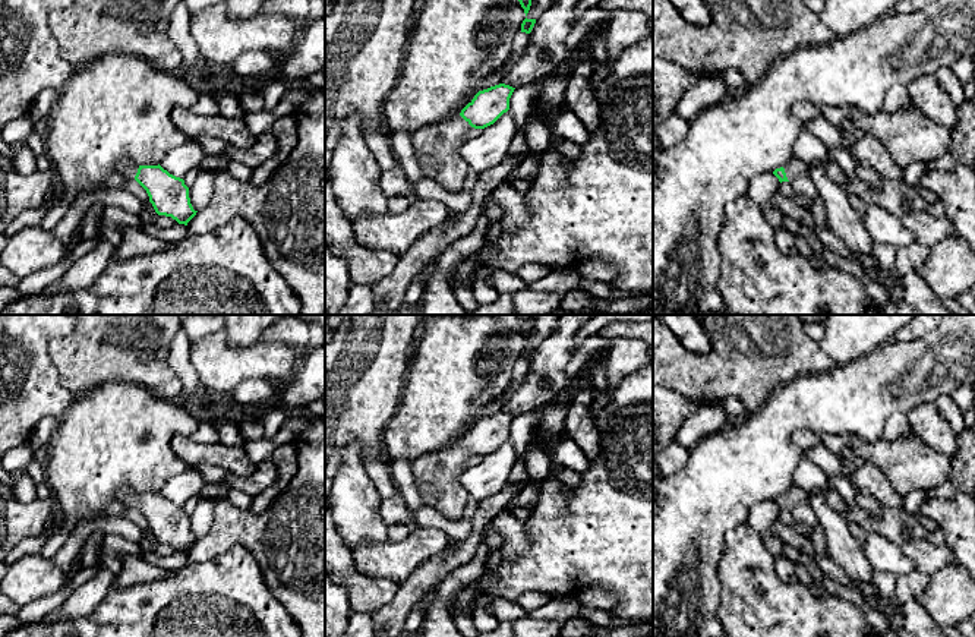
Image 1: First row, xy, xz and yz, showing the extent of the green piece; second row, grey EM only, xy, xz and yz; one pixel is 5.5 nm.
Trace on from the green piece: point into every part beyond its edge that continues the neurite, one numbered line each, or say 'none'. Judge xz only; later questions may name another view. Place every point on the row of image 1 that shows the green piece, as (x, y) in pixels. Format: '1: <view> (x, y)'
1: xz (436, 147)

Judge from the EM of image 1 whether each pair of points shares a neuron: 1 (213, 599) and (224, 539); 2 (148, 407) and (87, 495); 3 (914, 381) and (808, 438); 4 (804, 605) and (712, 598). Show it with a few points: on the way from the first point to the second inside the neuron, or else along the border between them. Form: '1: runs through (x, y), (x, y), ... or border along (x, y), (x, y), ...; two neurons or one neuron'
1: border along (255, 557), (233, 545), (208, 560), (189, 561); two neurons
2: runs through (126, 429), (87, 469), (87, 473); one neuron
3: border along (851, 437), (797, 429), (789, 440); two neurons
4: border along (719, 565), (721, 604), (718, 617), (722, 621); two neurons

